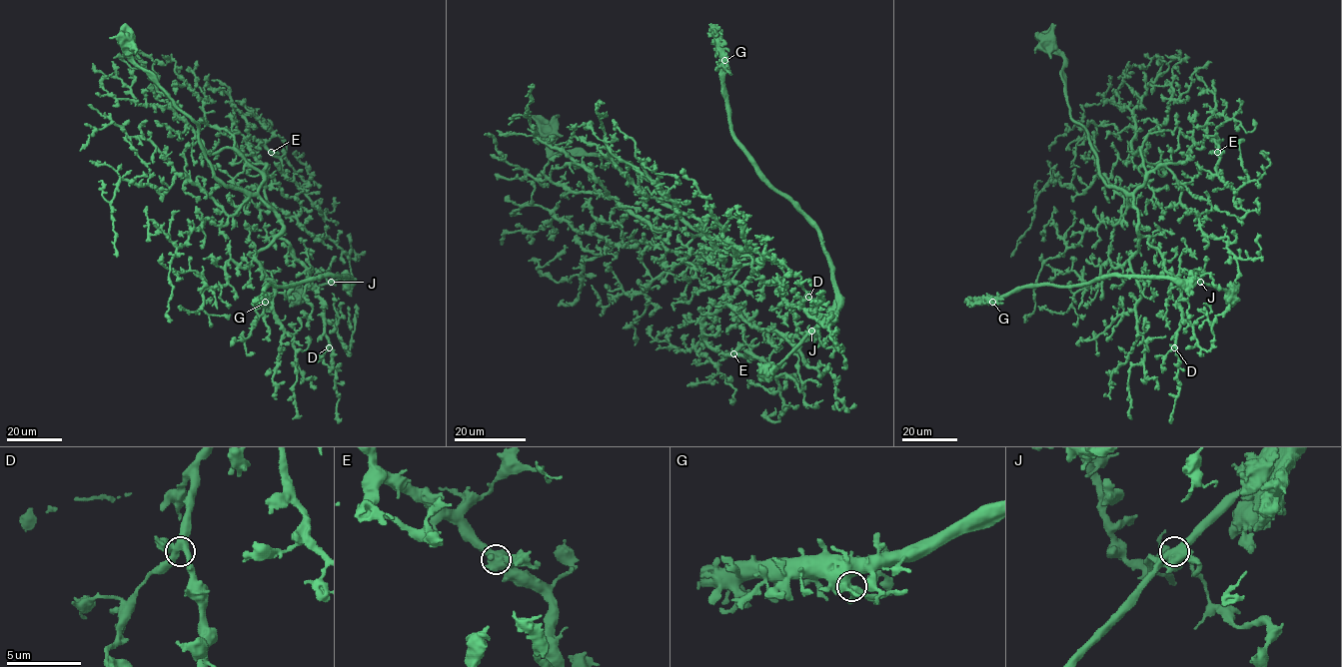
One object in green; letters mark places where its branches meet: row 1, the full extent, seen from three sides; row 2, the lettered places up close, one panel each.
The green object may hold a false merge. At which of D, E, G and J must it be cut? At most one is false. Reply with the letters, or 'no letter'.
J

